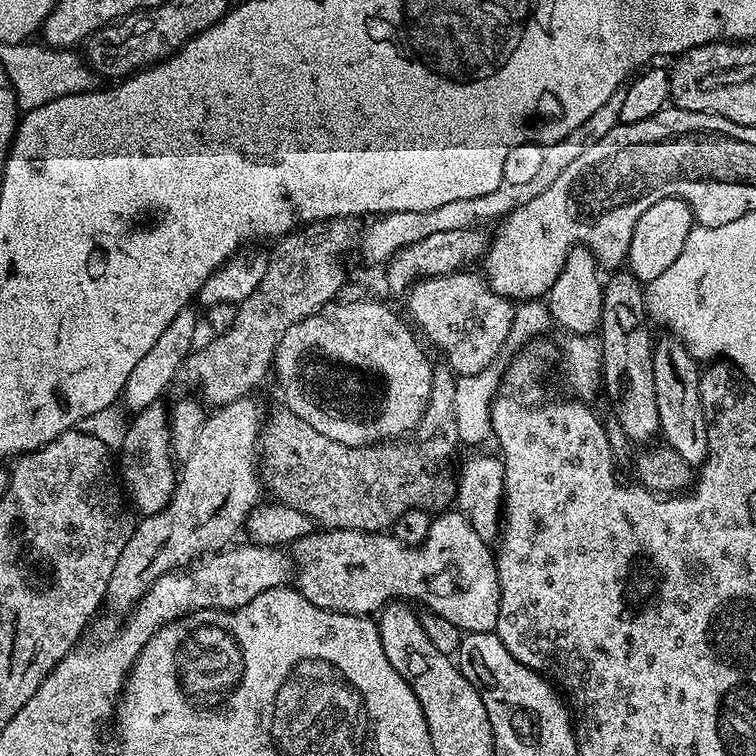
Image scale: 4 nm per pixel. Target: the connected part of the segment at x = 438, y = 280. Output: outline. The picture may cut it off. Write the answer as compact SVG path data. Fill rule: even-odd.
M461 270L451 272L448 276L427 276L425 280L417 280L407 293L408 312L412 315L411 323L422 333L429 345L433 344L441 352L443 359L457 377L473 376L485 372L497 362L496 355L509 343L512 335L512 318L514 315L513 301L500 296L488 284L487 279L479 271Z

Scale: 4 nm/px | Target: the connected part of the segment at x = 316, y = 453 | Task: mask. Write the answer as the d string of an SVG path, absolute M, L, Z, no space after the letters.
M279 410L272 417L267 417L266 423L262 428L262 439L258 445L259 455L262 457L262 484L265 489L268 488L273 492L275 499L287 507L293 507L294 510L301 511L315 522L321 529L331 530L333 528L353 528L354 530L362 530L363 532L384 532L391 529L392 523L402 514L406 514L406 510L411 508L427 508L429 510L444 510L455 501L456 486L451 479L448 480L444 476L435 476L432 471L426 467L425 461L422 459L419 451L411 443L408 442L385 442L382 444L367 444L361 448L354 446L342 446L342 442L334 442L330 438L326 438L322 434L318 434L318 430L314 430L314 426L310 426L310 422L302 422L302 418L298 418L293 412L287 410Z

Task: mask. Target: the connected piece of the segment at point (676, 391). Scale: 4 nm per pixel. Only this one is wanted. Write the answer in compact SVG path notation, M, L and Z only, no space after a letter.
M667 338L652 350L654 366L654 398L658 400L658 422L663 443L669 444L687 464L699 466L708 457L708 423L700 397L698 361L686 351L683 344Z

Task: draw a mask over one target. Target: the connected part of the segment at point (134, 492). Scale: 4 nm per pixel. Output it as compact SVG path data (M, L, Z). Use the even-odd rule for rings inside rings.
M160 402L151 404L133 415L118 456L118 474L123 489L135 511L143 517L160 513L169 504L176 488L178 474L169 442L170 414L162 405Z

